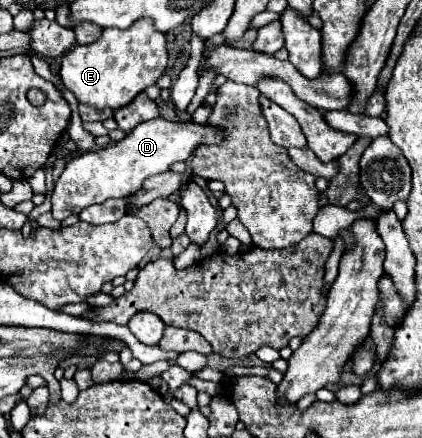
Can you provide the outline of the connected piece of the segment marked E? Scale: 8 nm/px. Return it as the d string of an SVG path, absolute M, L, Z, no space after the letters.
M140 19L134 25L130 25L128 29L104 29L100 39L96 43L90 45L76 45L72 47L60 63L60 79L64 83L64 87L68 91L72 91L78 99L78 103L88 105L96 111L104 111L104 109L122 109L124 105L128 105L138 93L142 93L146 87L154 85L160 75L164 73L168 63L168 51L166 51L166 37L164 33L156 31L152 27L150 19Z

